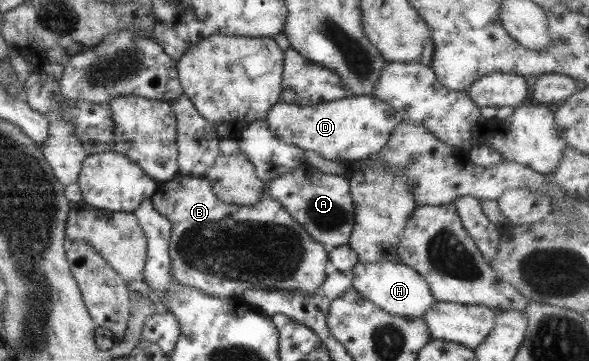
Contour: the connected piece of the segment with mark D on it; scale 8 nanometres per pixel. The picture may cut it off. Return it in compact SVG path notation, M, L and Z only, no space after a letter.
M374 95L346 96L312 106L278 101L268 111L266 122L276 136L302 151L320 154L326 160L364 161L377 156L403 114Z

